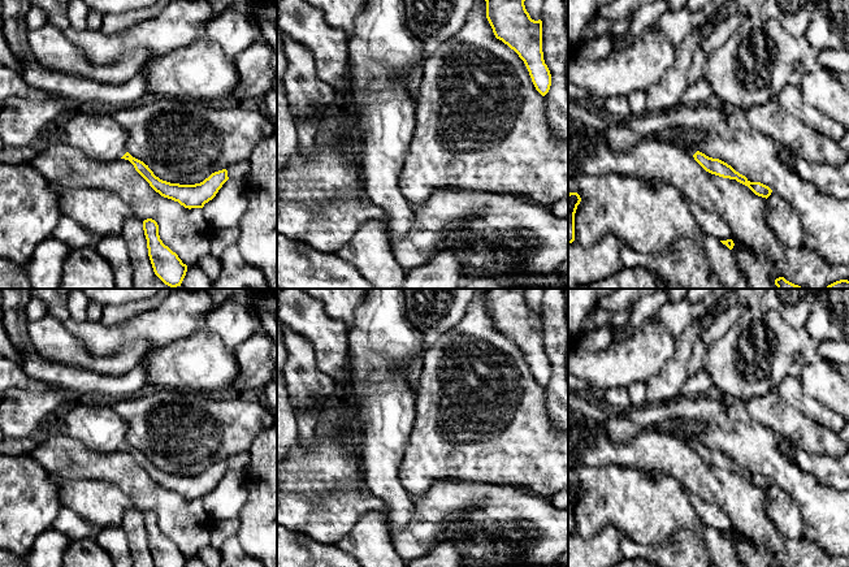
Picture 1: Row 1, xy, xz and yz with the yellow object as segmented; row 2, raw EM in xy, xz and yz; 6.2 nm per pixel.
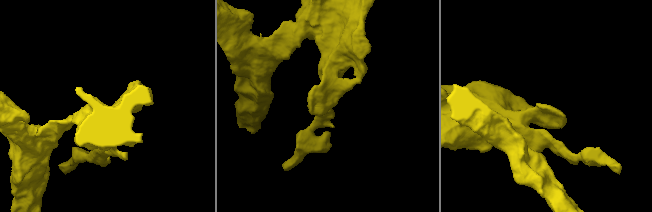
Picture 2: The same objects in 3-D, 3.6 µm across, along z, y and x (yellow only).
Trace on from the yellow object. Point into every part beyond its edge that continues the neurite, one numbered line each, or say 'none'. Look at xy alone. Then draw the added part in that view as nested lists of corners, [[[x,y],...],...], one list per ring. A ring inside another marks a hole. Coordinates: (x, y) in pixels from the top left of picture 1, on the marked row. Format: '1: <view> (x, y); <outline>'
none

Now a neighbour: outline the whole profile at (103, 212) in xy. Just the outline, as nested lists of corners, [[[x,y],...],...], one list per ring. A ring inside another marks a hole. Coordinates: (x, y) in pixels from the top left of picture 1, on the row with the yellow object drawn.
[[[51,183],[57,195],[61,215],[74,218],[94,233],[96,241],[104,235],[121,234],[131,209],[117,194],[101,189],[68,189]]]

